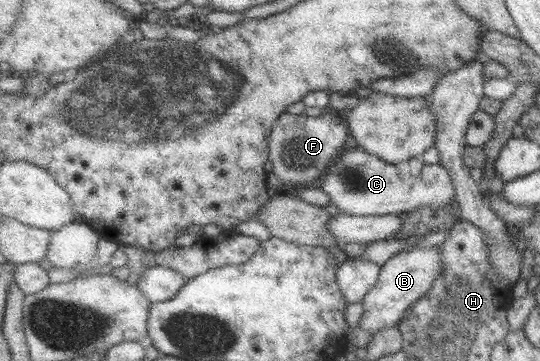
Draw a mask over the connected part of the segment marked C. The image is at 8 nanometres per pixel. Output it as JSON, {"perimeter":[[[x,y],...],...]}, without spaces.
{"perimeter":[[[359,147],[343,153],[325,172],[315,187],[326,192],[331,203],[350,215],[403,214],[420,206],[442,207],[458,199],[450,172],[441,164],[425,165],[424,171],[416,177],[402,173],[395,164],[387,163]]]}

